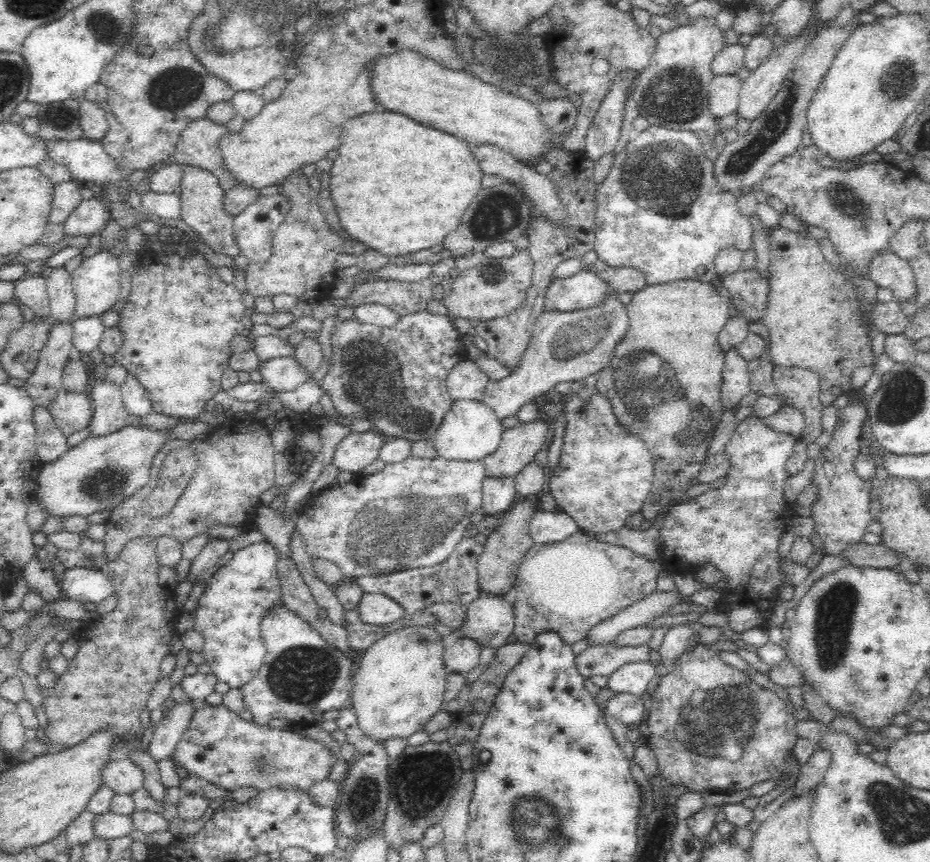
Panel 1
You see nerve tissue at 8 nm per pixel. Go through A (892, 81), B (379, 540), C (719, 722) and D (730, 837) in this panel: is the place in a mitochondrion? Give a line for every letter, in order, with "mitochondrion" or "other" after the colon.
A: mitochondrion
B: mitochondrion
C: mitochondrion
D: other

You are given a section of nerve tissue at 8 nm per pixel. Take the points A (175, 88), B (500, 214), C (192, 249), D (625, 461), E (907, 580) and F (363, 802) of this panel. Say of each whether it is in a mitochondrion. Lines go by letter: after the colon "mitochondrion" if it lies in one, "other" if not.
A: mitochondrion
B: mitochondrion
C: other
D: other
E: other
F: mitochondrion

